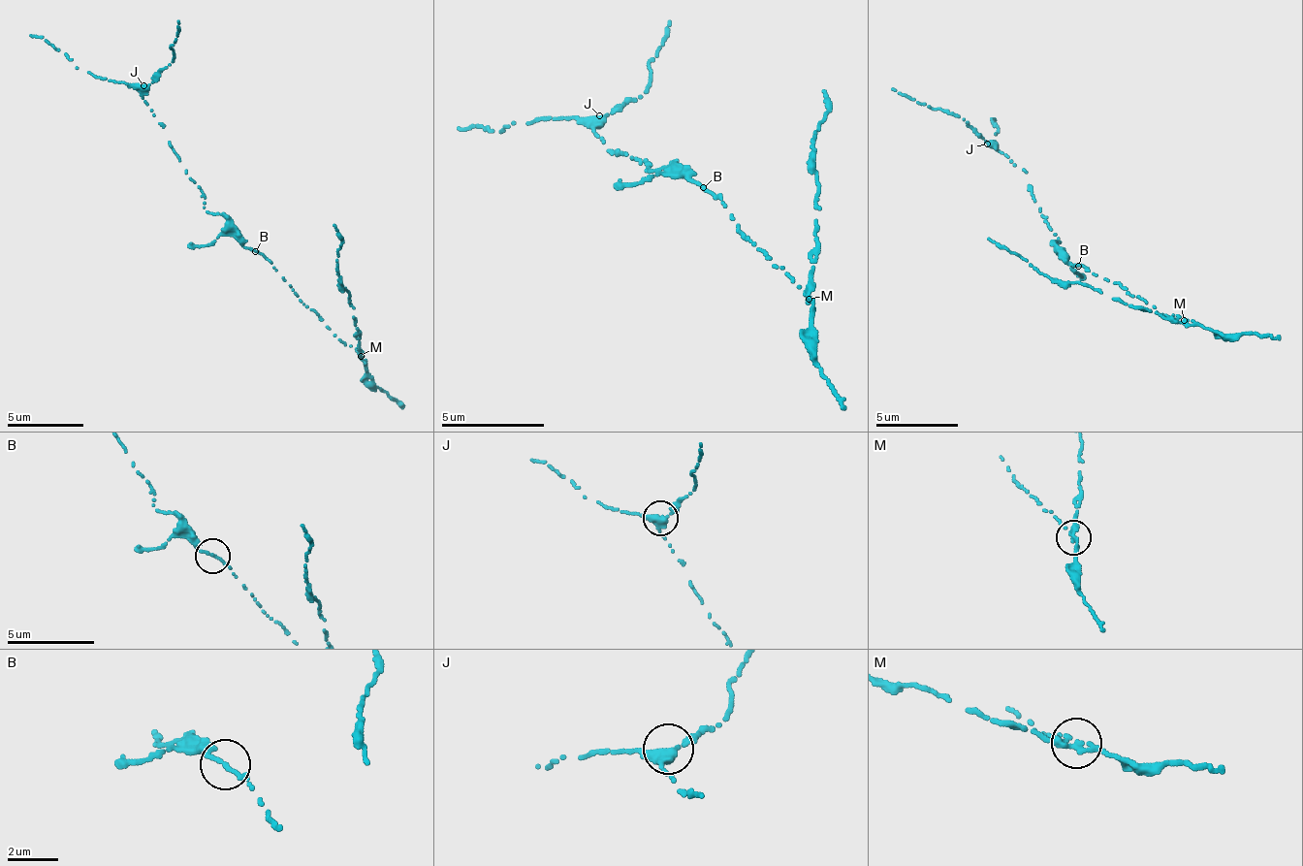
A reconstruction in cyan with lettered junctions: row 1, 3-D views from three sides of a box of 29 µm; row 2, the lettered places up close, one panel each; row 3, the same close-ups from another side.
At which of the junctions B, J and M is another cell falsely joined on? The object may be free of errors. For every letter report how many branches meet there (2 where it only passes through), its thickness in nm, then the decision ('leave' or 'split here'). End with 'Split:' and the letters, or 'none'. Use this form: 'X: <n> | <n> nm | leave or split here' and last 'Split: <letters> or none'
B: 2 | 170 nm | leave
J: 3 | 320 nm | leave
M: 3 | 200 nm | split here
Split: M

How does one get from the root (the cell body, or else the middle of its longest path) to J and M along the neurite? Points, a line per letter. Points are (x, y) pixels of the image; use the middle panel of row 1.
J: (703, 187), (668, 165), (650, 173), (645, 170), (647, 162), (613, 152), (592, 128), (593, 119), (599, 115)
M: (703, 187), (726, 205), (743, 238), (774, 268), (778, 266), (791, 276), (791, 281), (806, 289), (810, 298)

